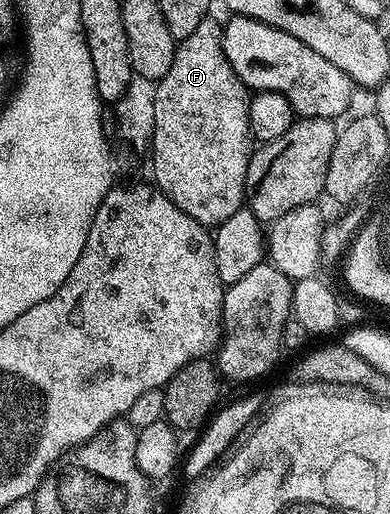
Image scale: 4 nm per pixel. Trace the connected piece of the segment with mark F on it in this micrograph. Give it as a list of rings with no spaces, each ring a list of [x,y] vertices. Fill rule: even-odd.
[[[214,16],[200,20],[192,36],[181,39],[174,47],[172,68],[158,81],[155,92],[155,130],[152,143],[154,156],[153,185],[165,192],[192,220],[201,226],[216,228],[232,212],[243,209],[246,200],[246,169],[252,153],[252,135],[248,108],[248,87],[239,80],[222,48],[223,23]]]

